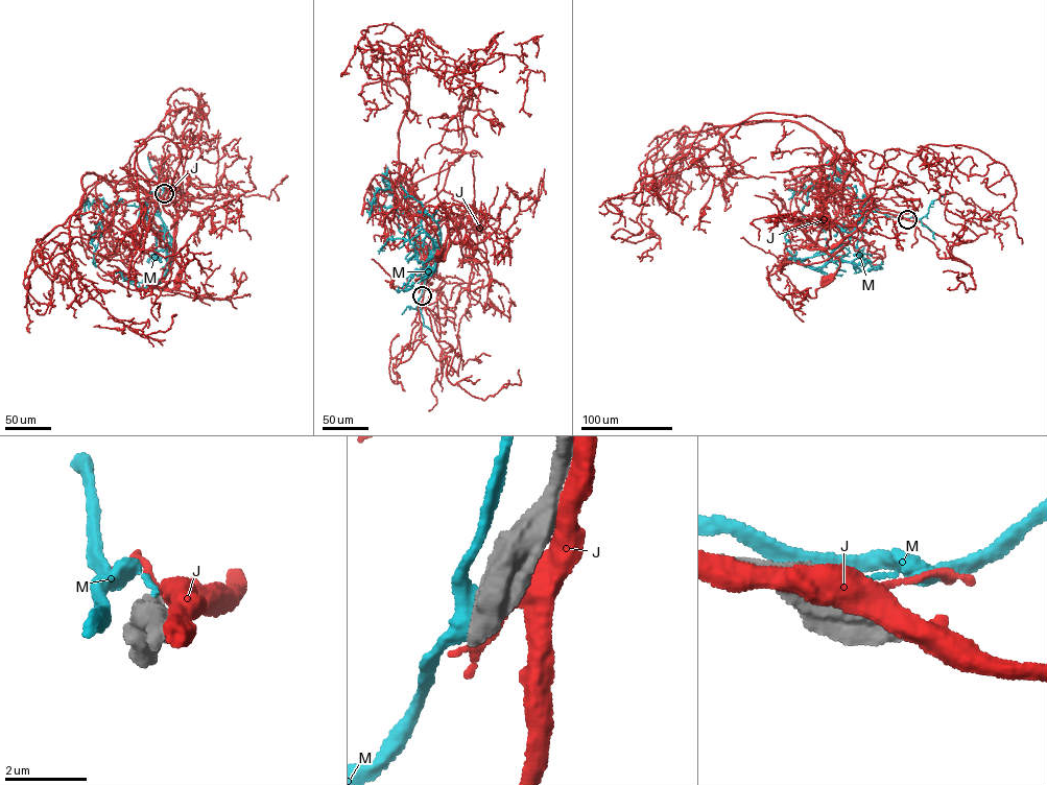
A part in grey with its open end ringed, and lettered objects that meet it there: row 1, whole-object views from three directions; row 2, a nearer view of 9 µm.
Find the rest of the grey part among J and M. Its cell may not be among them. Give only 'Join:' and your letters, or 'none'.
Join: none

